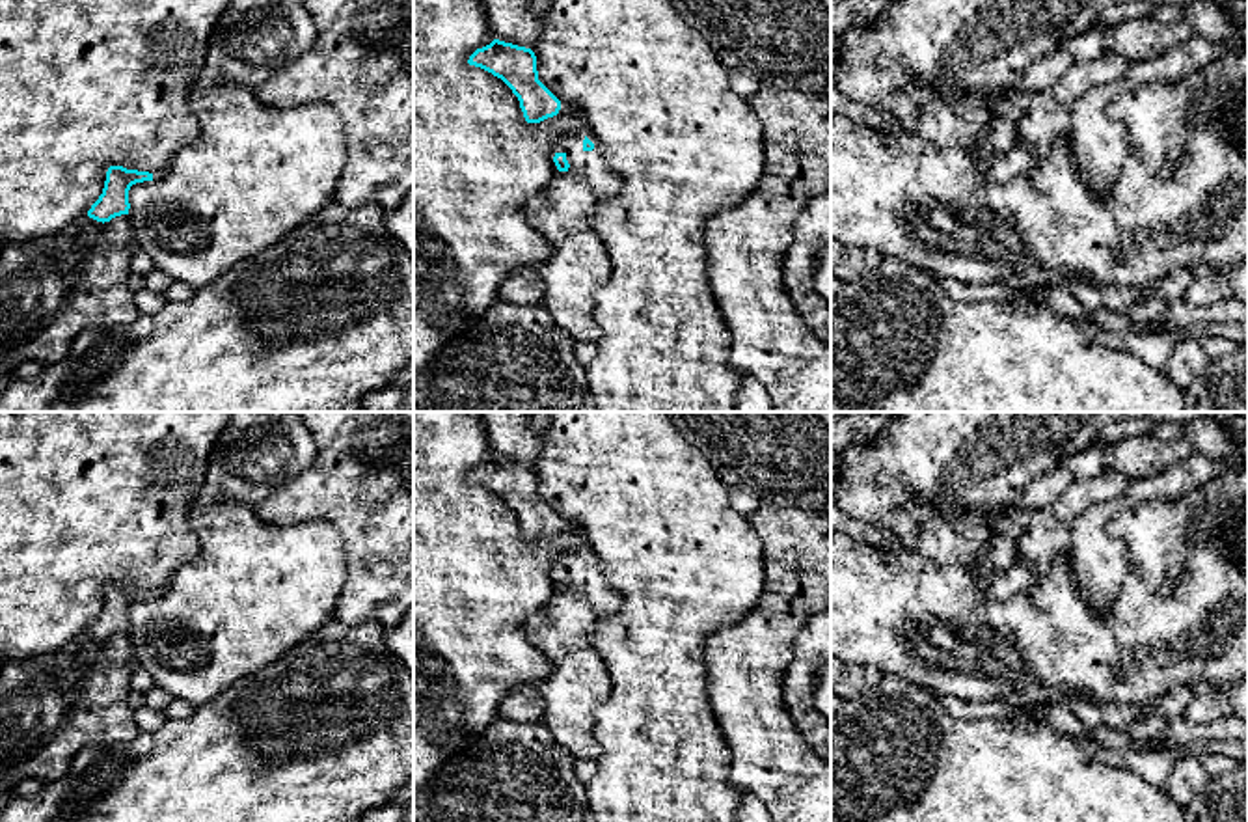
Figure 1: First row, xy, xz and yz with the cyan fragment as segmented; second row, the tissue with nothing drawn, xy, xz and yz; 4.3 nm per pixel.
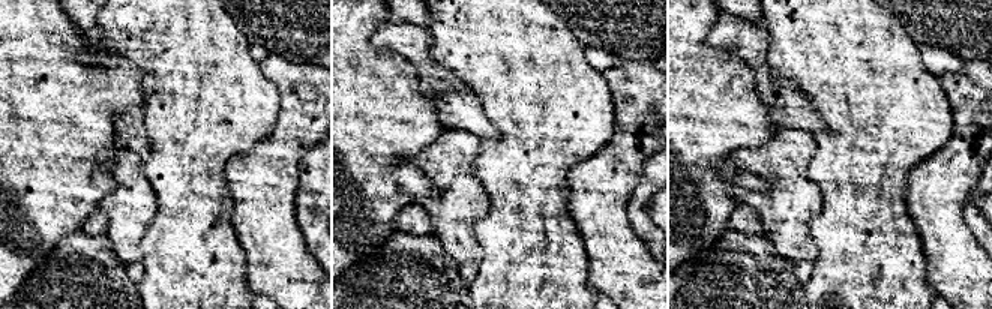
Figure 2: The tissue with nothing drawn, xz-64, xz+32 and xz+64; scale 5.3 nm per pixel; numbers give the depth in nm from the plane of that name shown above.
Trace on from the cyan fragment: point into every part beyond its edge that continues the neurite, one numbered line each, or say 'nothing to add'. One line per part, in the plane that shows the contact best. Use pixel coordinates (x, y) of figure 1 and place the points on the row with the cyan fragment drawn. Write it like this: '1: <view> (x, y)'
1: xz (591, 166)

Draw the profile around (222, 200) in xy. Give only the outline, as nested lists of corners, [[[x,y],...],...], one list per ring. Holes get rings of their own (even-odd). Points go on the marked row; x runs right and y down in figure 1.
[[[244,86],[192,93],[190,108],[199,121],[197,136],[171,158],[164,175],[130,186],[129,218],[155,268],[199,289],[335,199],[346,140],[333,106],[270,108]]]

